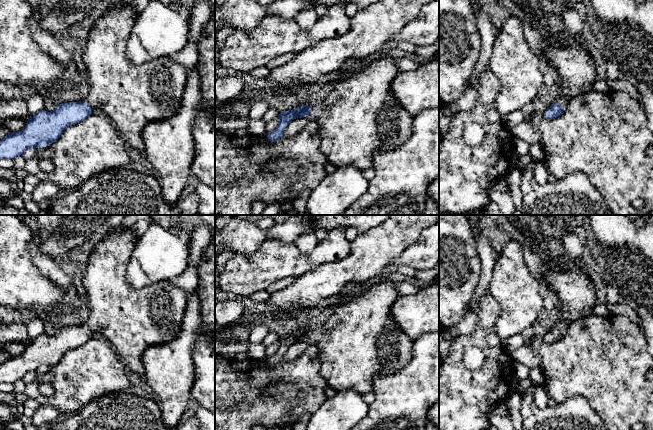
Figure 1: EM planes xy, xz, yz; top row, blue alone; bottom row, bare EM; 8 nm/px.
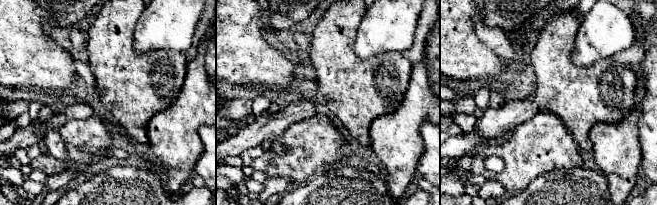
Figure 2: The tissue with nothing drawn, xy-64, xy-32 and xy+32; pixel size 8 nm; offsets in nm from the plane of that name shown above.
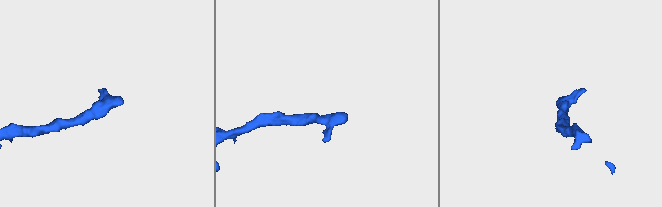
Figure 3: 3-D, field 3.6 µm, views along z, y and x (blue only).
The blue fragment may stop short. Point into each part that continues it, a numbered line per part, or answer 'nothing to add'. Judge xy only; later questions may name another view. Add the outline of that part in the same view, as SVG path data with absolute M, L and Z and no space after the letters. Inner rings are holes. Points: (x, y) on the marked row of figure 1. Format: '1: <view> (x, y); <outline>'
1: xy (131, 96); M108 4L105 12L88 34L82 60L88 74L90 88L85 101L92 109L101 110L131 147L142 151L144 150L143 129L150 122L173 117L178 111L185 90L188 70L181 64L175 63L170 56L159 57L142 65L134 65L129 61L126 47L137 15L132 5Z

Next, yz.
1: yz (575, 68); M549 32L546 42L541 43L541 46L545 55L548 57L547 66L554 68L560 79L561 91L555 102L565 108L566 103L571 99L592 89L596 82L596 70L586 43L579 46L574 42L565 43L562 42L559 37L555 37Z

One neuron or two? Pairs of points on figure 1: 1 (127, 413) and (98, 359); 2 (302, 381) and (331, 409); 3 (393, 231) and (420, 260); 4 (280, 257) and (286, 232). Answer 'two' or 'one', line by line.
1: two
2: two
3: two
4: two

